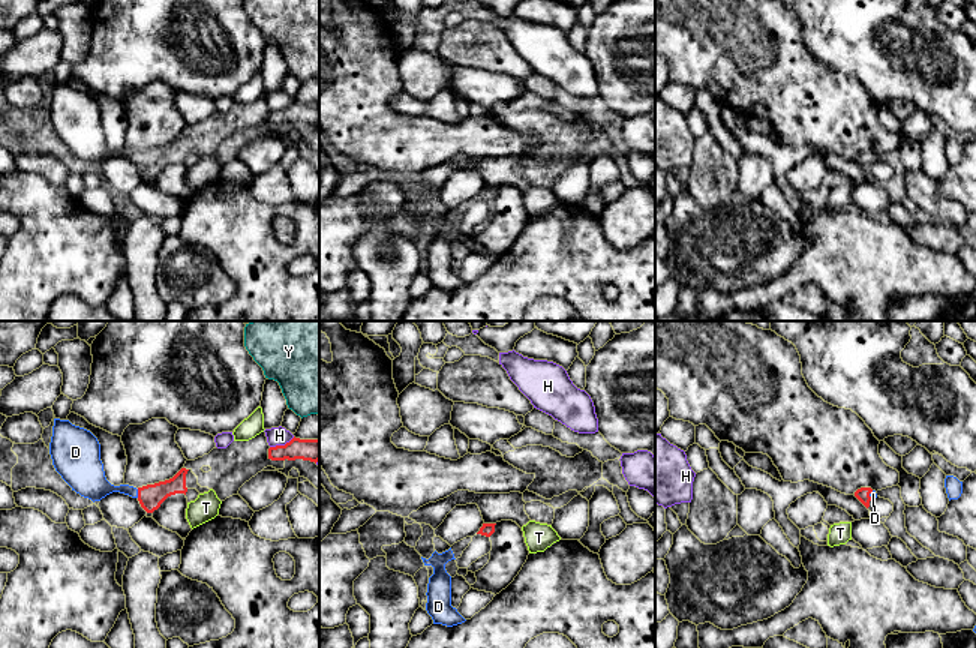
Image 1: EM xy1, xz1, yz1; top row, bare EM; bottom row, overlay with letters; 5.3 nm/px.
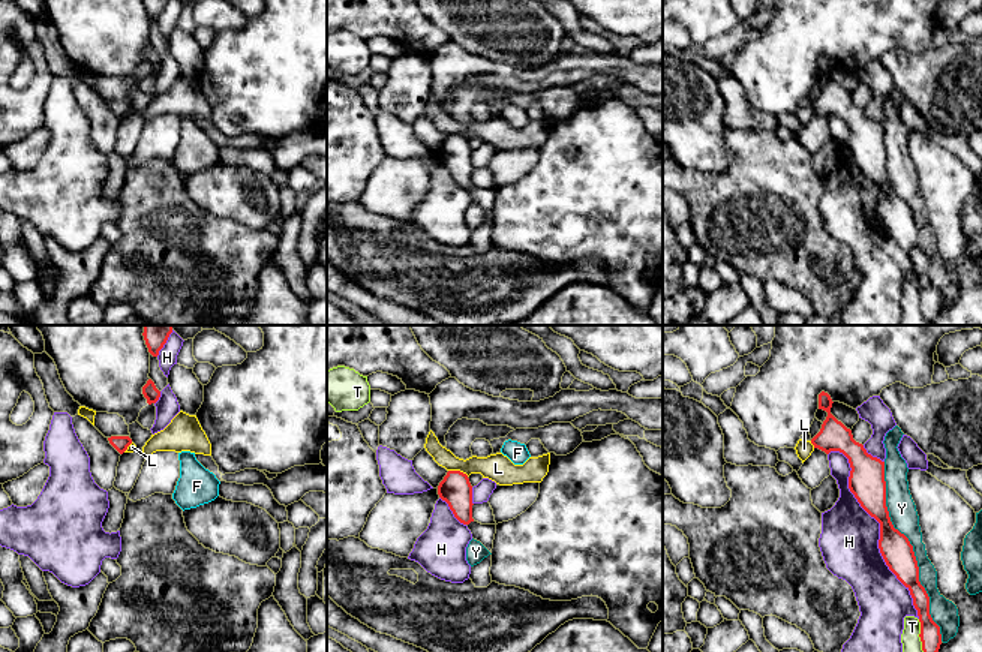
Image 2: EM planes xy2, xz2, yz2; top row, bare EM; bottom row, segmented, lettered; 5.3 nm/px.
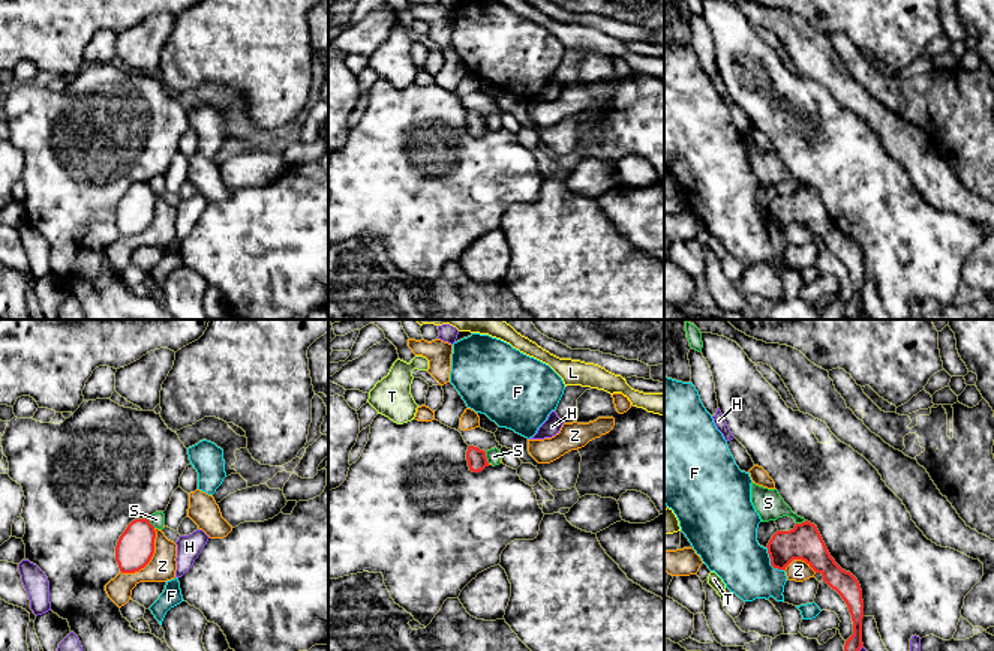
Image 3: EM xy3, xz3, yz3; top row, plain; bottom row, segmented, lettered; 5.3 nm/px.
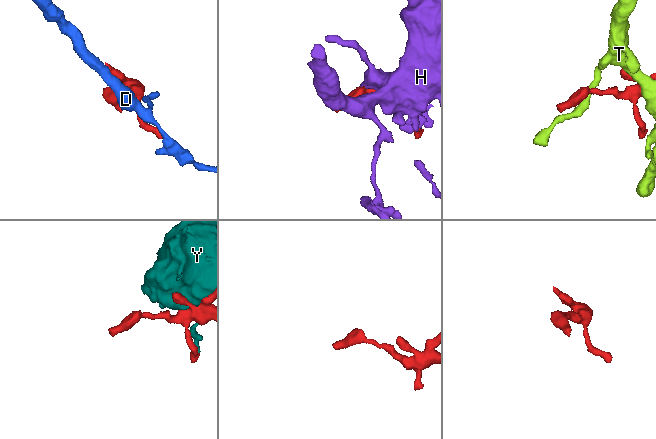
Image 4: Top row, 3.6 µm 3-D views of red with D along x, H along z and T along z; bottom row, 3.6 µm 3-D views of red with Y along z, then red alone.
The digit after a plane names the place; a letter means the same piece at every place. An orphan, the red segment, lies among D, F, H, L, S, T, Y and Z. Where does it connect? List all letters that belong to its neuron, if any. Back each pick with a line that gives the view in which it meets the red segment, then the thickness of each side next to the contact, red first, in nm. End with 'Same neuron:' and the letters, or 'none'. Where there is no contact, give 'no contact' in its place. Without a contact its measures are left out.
D: xy1 | 140/160 nm
Same neuron: D

